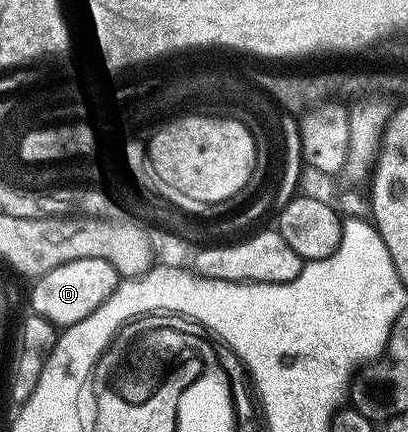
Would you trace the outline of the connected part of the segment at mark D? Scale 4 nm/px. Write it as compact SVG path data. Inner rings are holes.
M77 259L44 273L31 289L34 316L44 317L56 327L66 327L85 319L119 286L119 272L105 259Z

